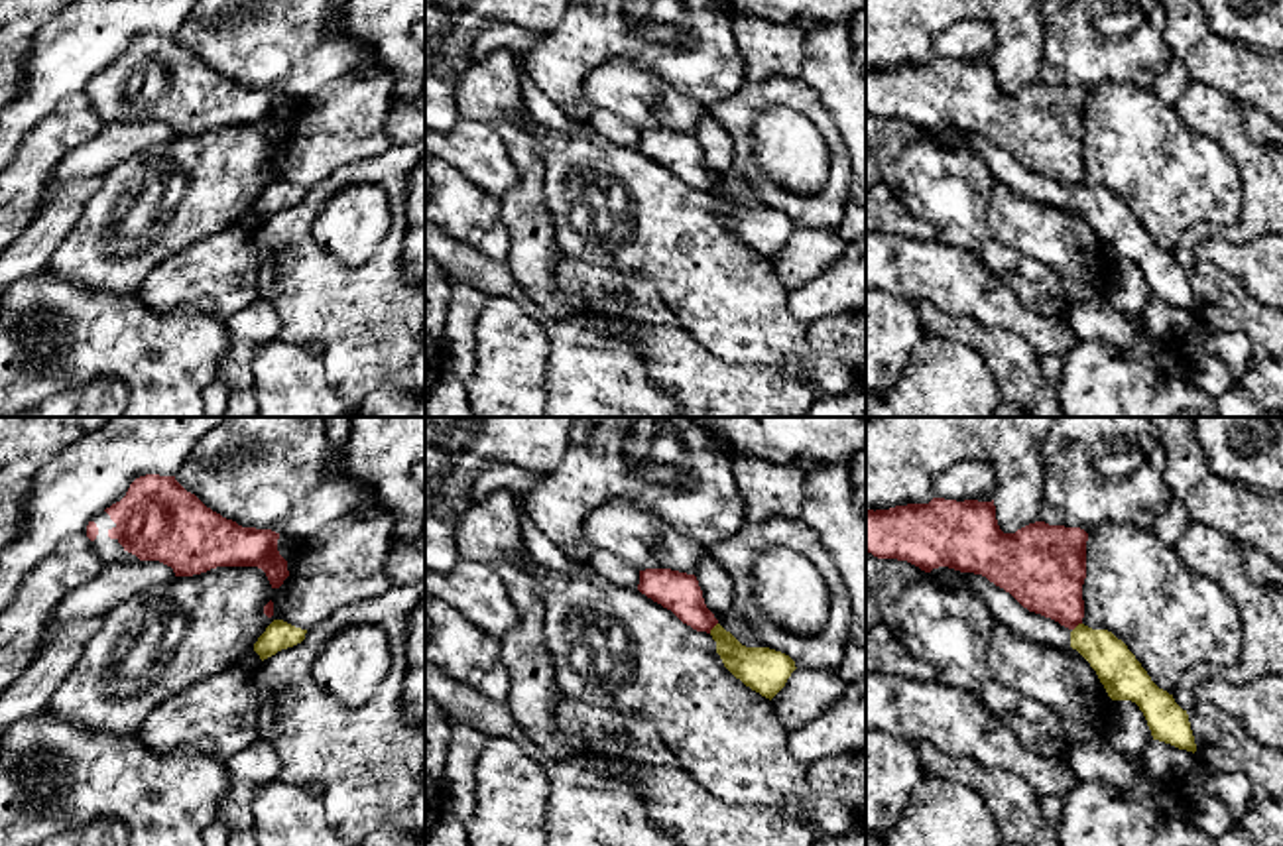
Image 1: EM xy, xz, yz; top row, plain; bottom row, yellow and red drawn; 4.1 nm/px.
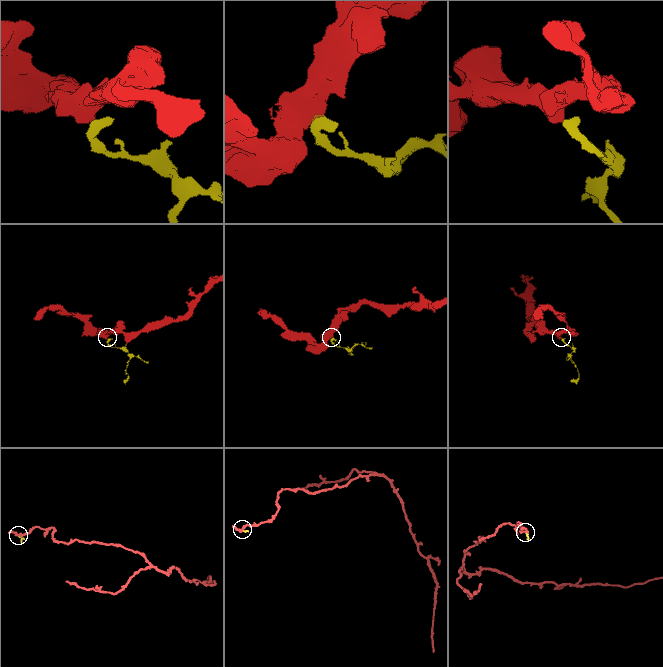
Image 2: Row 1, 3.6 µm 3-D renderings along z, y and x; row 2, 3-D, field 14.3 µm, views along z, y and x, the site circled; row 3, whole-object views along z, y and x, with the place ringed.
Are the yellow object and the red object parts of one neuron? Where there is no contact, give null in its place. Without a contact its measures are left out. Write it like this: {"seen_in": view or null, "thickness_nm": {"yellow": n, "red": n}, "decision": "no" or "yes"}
{"seen_in": "xz", "thickness_nm": {"yellow": 180, "red": 160}, "decision": "no"}

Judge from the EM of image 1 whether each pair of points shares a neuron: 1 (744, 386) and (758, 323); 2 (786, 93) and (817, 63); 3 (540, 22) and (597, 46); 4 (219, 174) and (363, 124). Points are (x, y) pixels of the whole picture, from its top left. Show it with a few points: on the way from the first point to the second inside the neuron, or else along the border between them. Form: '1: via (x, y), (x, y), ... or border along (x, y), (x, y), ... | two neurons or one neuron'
1: border along (705, 349), (736, 364), (784, 366), (794, 374) | two neurons
2: border along (801, 77), (829, 115) | two neurons
3: border along (561, 20), (540, 36) | two neurons
4: border along (288, 138), (278, 178) | two neurons

